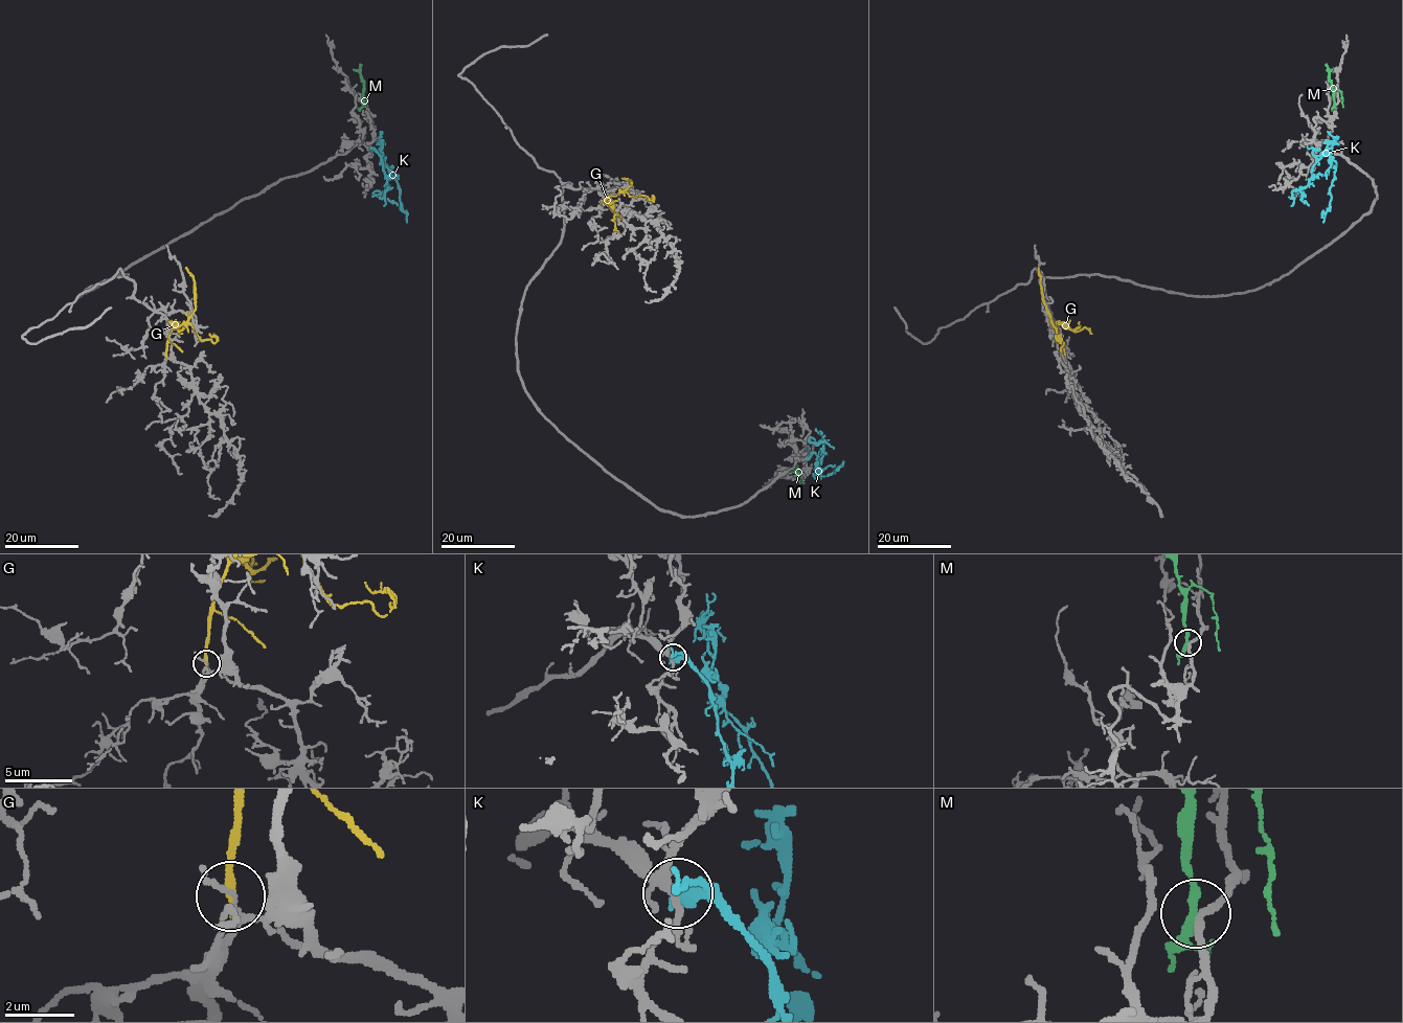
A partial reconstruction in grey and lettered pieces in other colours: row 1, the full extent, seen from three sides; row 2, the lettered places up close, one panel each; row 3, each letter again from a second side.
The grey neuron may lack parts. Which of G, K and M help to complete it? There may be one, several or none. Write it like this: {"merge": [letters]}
{"merge": ["K"]}

